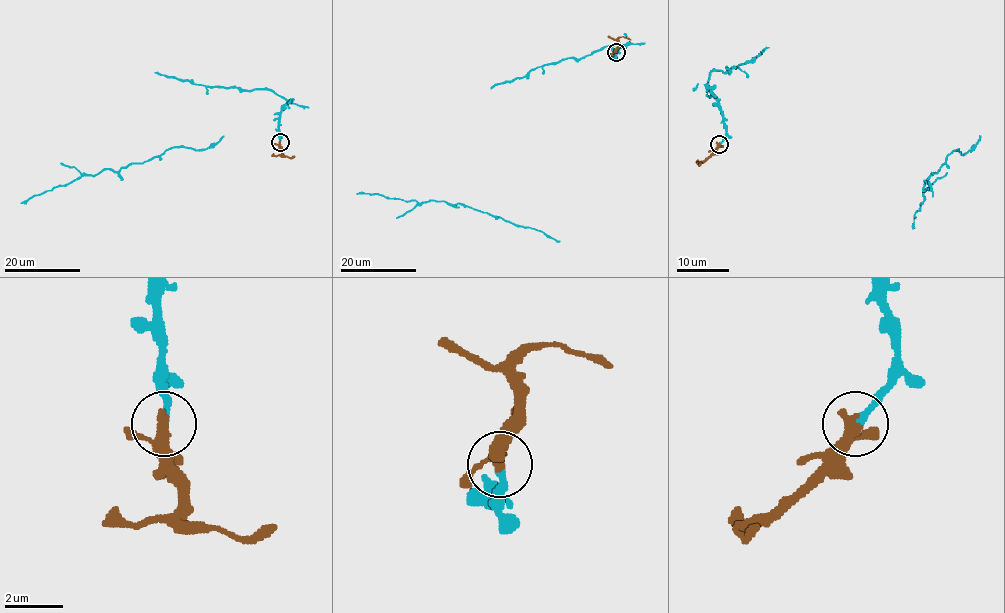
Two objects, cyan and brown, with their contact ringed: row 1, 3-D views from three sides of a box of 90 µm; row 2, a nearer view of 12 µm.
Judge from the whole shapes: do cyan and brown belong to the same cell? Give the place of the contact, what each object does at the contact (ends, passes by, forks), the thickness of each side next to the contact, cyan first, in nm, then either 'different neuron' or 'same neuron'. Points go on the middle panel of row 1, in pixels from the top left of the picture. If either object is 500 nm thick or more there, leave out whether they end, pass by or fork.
at (616, 52); cyan ends there; brown passes by; 240 nm thick on the cyan side, 320 nm on the other; same neuron

